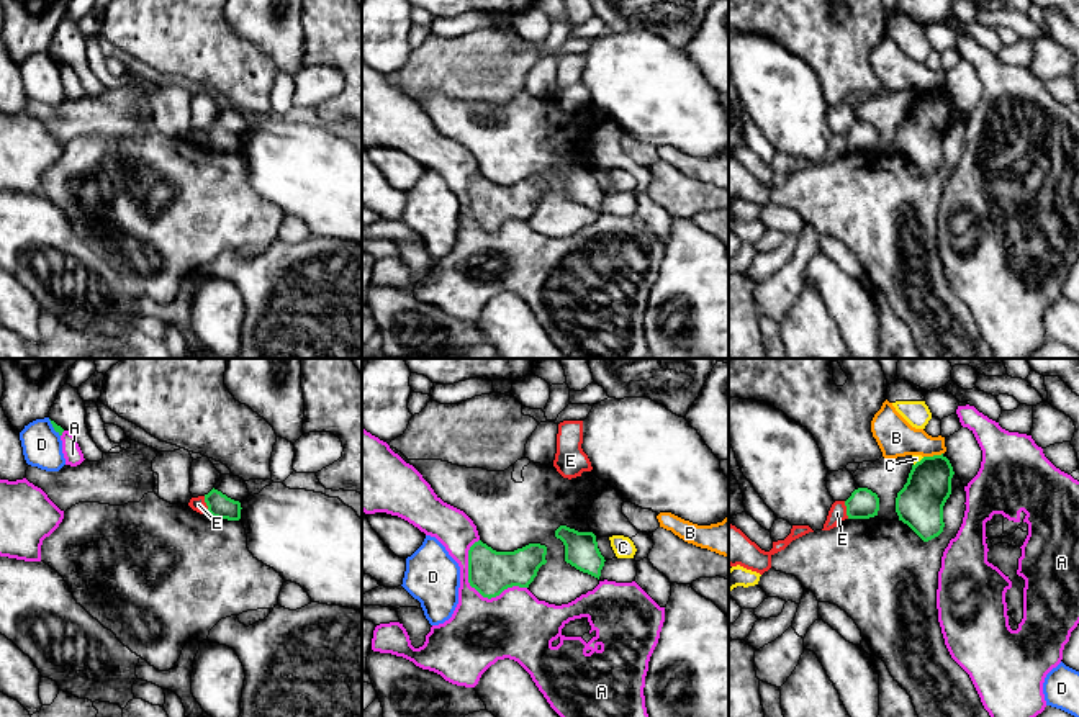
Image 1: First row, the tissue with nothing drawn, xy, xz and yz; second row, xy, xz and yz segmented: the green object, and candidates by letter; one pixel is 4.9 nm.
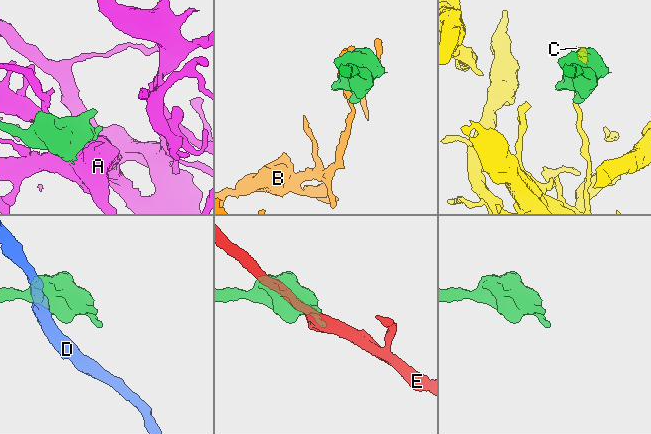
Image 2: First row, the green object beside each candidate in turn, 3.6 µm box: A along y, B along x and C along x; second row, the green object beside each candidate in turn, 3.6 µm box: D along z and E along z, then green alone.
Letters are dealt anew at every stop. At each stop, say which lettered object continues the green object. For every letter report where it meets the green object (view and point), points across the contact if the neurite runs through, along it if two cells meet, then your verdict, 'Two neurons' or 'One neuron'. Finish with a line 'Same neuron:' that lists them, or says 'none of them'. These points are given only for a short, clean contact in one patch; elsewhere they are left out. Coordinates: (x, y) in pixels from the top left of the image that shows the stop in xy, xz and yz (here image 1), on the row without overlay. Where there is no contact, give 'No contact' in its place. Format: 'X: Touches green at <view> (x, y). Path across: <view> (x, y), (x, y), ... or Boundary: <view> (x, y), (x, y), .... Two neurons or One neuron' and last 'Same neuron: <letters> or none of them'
A: Touches green at xz (480, 226). Two neurons
B: Touches green at yz (932, 90). Two neurons
C: Touches green at yz (920, 94). Two neurons
D: Touches green at xy (53, 59). Two neurons
E: Touches green at xy (208, 139). Boundary: xy (203, 130), (210, 148). Two neurons
Same neuron: none of them

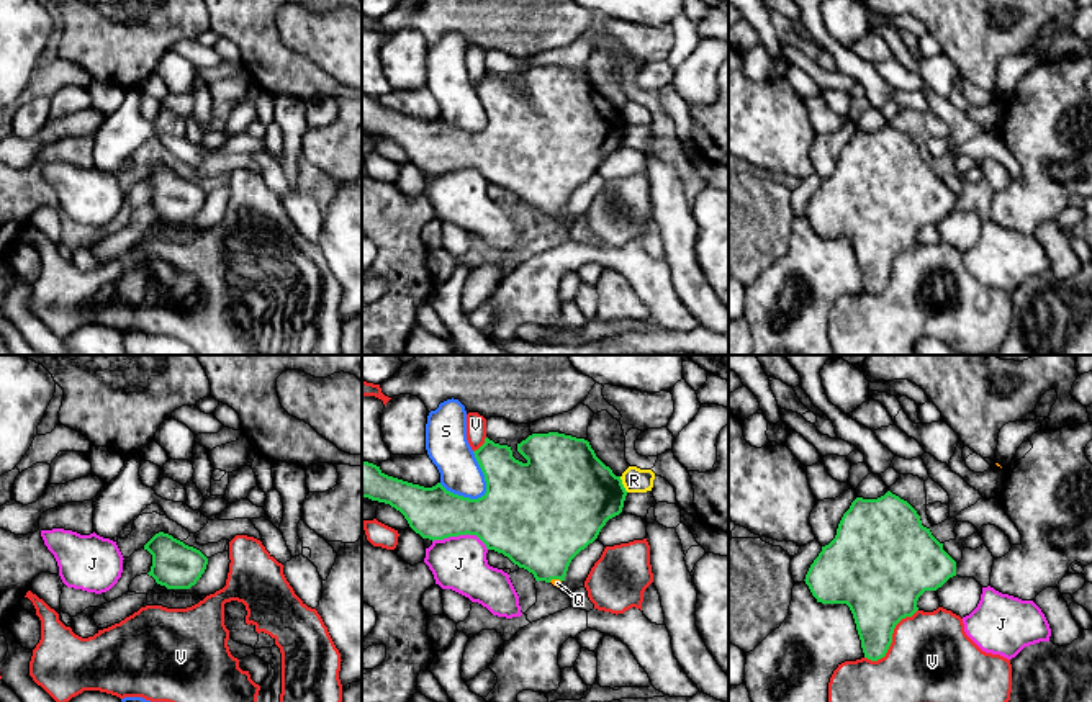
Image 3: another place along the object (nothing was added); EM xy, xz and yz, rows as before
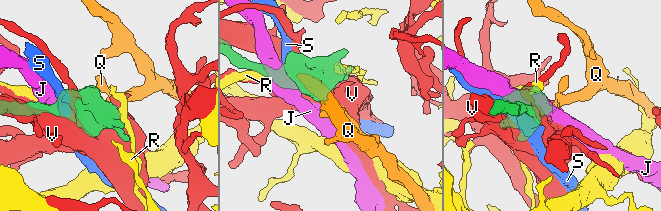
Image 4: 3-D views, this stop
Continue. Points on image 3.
J: Touches green at xz (460, 167). Two neurons
Q: Touches green at xz (554, 211). Path across: xz (541, 162), (554, 211), (557, 216). One neuron
R: Touches green at xz (622, 118). Two neurons
S: Touches green at xz (462, 130). Two neurons
V: Touches green at yz (891, 274). Two neurons
Same neuron: Q

